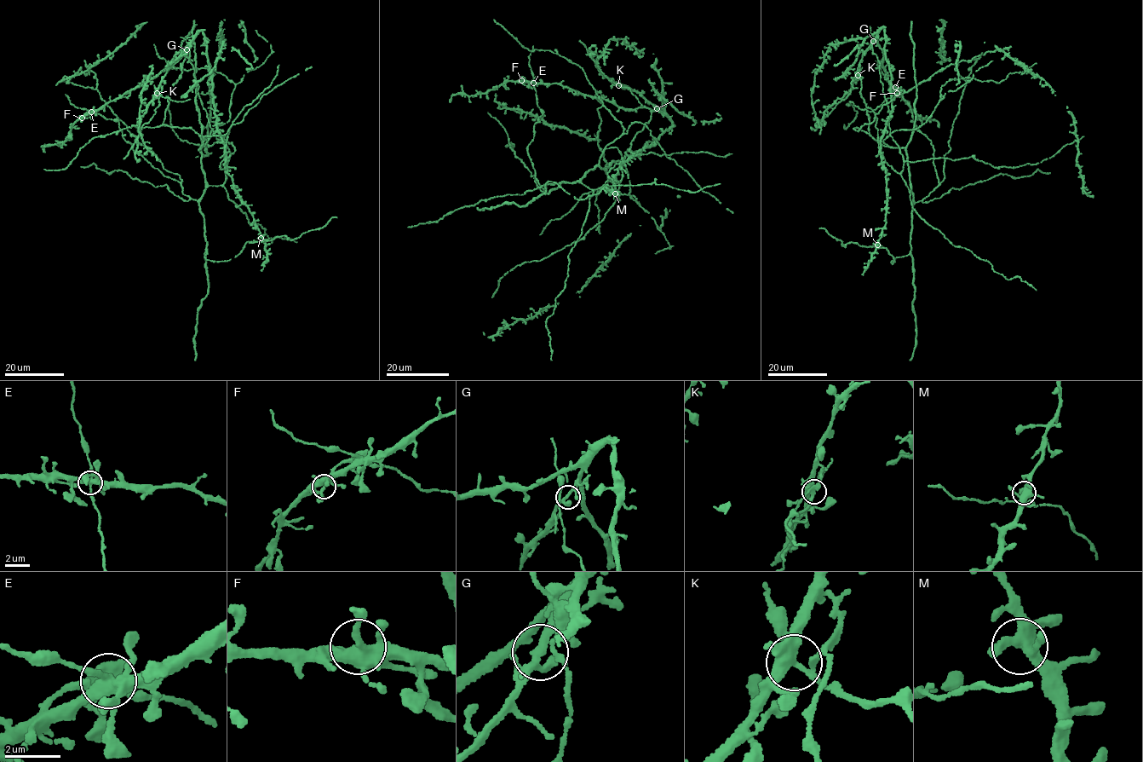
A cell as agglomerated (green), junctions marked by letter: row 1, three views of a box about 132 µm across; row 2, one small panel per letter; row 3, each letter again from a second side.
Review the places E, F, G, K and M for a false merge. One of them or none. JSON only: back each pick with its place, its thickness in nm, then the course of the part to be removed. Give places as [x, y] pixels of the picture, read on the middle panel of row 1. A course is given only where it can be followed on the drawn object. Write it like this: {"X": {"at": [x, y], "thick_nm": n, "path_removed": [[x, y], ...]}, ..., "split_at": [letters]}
{"K": {"at": [618, 85], "thick_nm": 360, "path_removed": [[618, 85], [622, 85], [610, 80], [598, 67], [580, 40]]}, "split_at": ["K"]}

